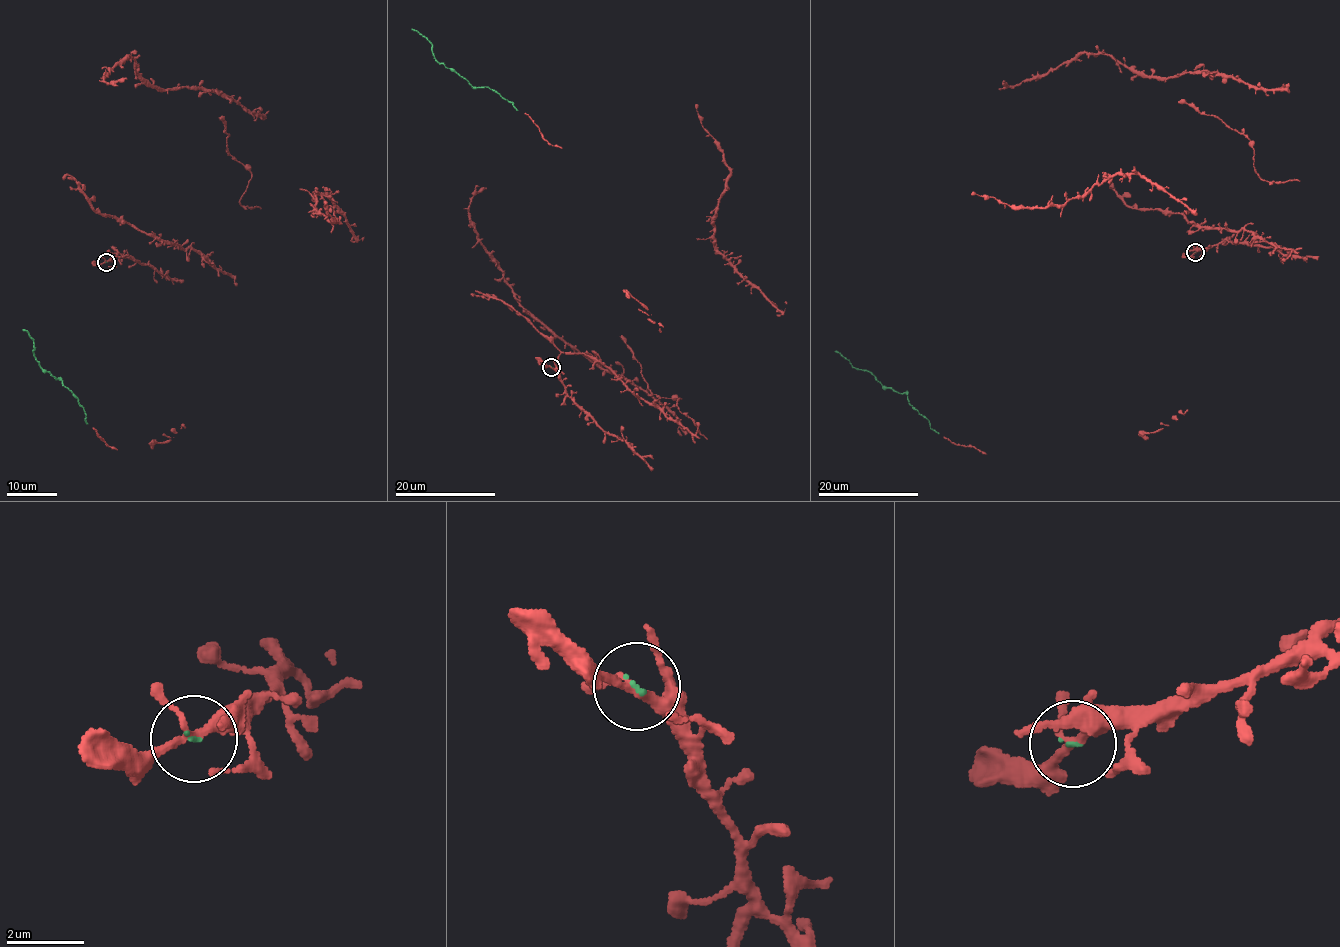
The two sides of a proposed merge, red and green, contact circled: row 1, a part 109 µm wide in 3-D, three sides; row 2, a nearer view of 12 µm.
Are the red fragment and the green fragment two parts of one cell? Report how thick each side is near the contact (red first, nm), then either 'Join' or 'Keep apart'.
Thickness 180 nm (red) against 60 nm. Join

